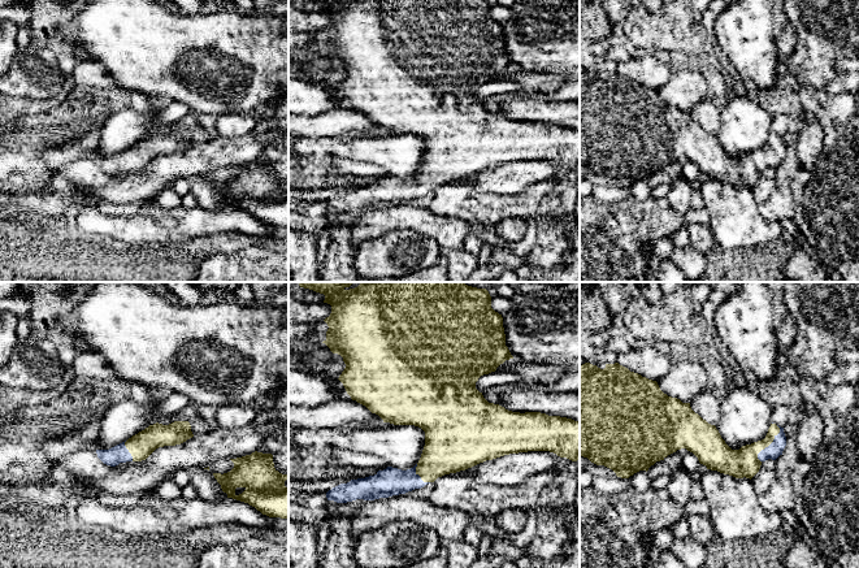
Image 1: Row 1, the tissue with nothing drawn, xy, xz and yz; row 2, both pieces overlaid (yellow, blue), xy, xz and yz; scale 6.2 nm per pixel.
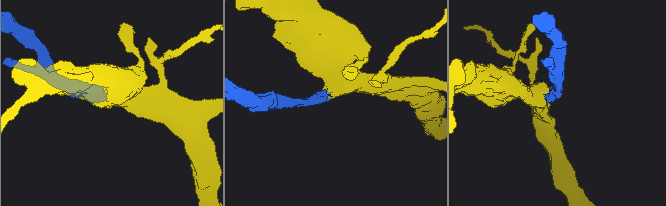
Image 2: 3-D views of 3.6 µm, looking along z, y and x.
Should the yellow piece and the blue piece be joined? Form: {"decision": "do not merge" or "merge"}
{"decision": "merge"}

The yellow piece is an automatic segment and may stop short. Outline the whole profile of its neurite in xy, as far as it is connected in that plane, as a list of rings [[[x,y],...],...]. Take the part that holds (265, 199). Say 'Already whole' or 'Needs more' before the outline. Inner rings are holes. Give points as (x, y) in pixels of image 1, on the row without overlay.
Already whole. [[[255,160],[251,164],[230,169],[234,172],[230,181],[224,183],[213,182],[227,207],[248,212],[269,226],[288,227],[288,196],[285,195],[288,185],[279,182],[274,177],[273,164]]]

